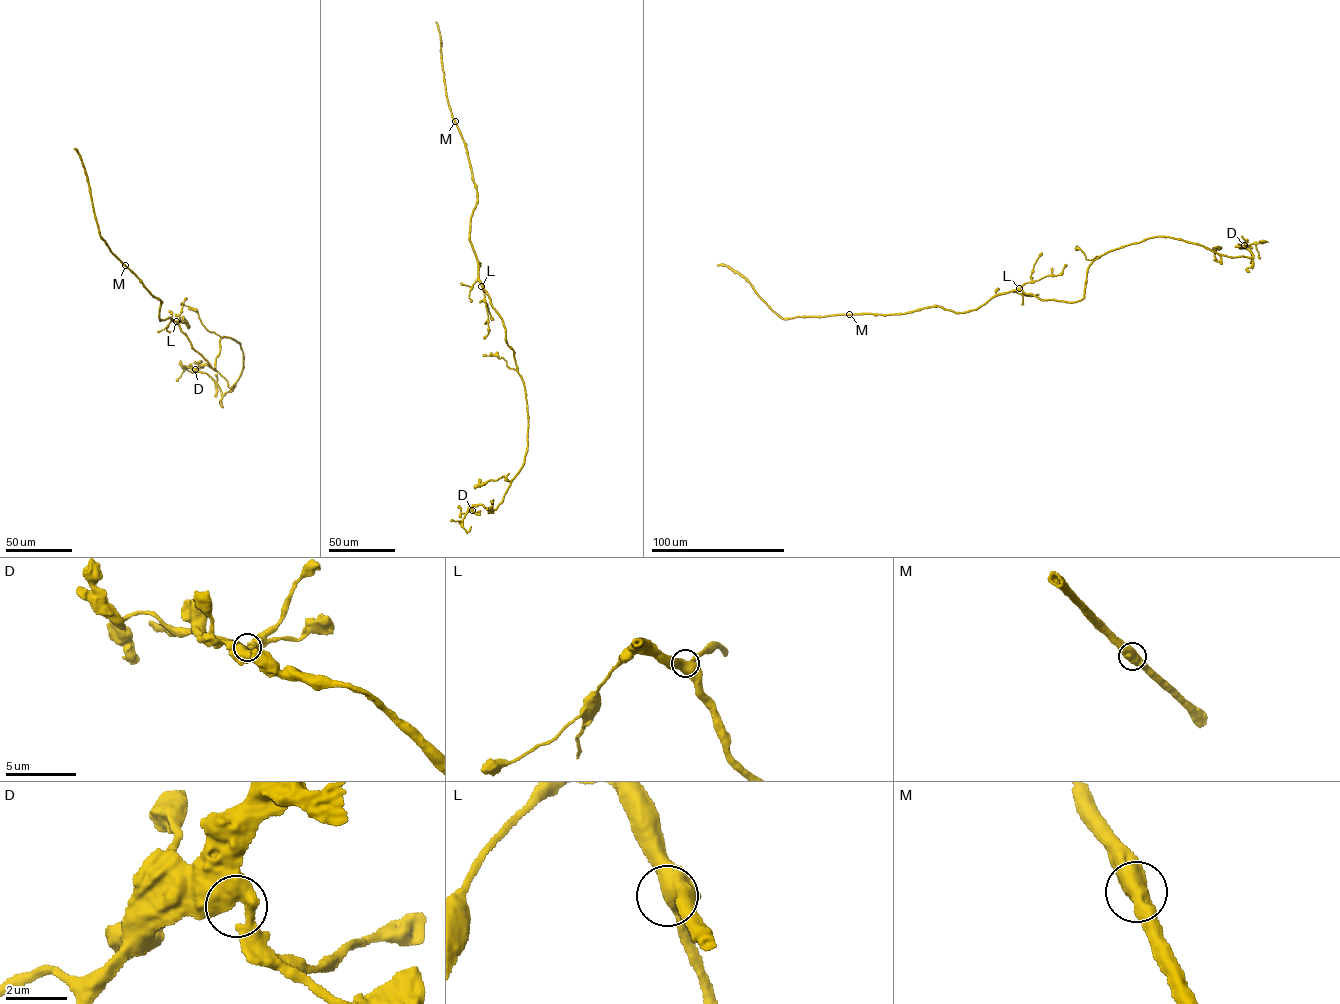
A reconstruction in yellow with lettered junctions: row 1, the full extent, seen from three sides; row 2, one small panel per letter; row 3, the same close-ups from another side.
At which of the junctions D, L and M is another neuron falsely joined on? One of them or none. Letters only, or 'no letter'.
no letter

